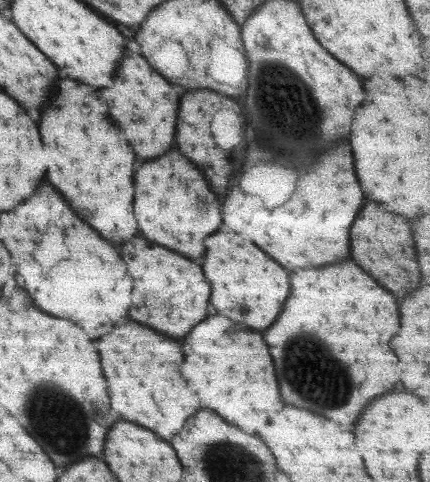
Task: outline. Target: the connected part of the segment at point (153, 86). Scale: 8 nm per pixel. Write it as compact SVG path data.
M125 52L119 64L113 78L113 88L103 88L97 92L97 96L105 102L109 120L113 120L113 124L129 142L133 154L141 160L153 160L170 151L175 134L179 95L180 92L176 89L173 92L171 85L153 68L149 68L149 64L141 56L131 52Z

